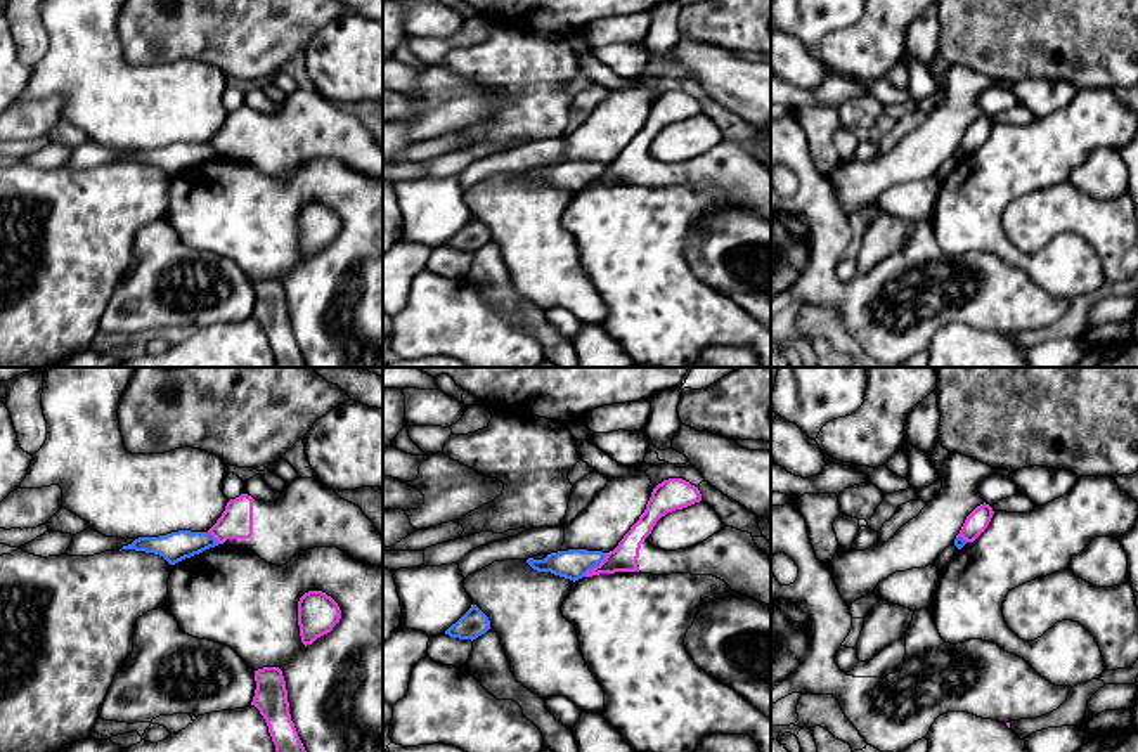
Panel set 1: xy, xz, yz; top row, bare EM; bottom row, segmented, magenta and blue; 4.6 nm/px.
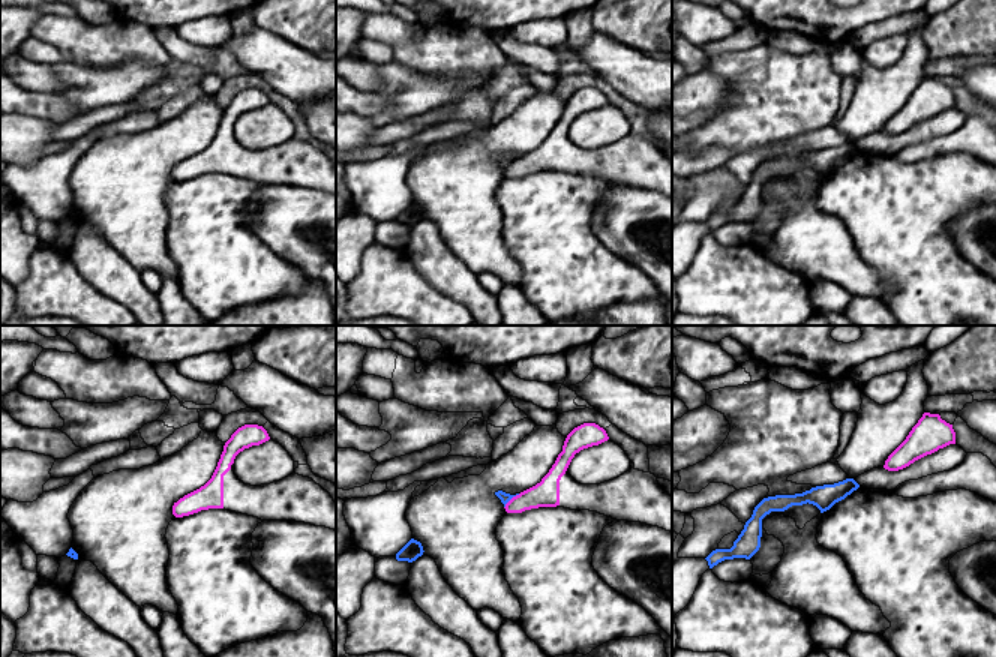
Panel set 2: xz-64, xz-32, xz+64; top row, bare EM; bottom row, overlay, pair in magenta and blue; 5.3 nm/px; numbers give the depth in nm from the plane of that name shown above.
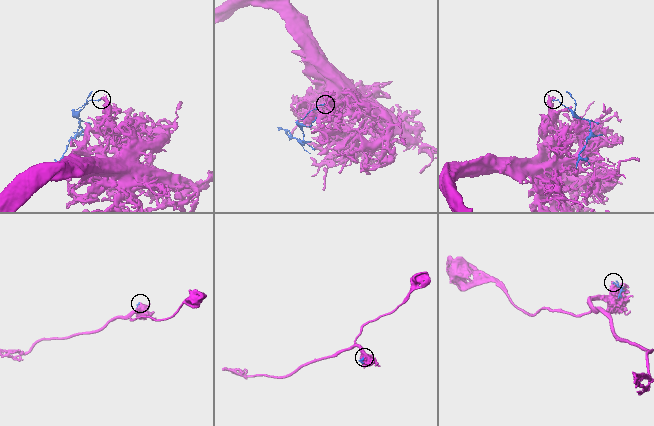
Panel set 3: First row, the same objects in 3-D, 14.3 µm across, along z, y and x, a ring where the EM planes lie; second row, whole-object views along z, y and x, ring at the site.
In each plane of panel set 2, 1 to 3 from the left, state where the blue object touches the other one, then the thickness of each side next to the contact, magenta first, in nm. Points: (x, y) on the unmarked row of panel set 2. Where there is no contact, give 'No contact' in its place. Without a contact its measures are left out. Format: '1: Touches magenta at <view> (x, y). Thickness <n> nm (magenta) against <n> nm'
1: No contact
2: Touches magenta at xz-32 (510, 164). Thickness 140 nm (magenta) against 50 nm
3: No contact

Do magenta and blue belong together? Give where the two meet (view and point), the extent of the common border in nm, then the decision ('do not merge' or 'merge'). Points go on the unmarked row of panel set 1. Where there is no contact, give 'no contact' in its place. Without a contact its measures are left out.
xz (596, 177) | 160 nm | do not merge

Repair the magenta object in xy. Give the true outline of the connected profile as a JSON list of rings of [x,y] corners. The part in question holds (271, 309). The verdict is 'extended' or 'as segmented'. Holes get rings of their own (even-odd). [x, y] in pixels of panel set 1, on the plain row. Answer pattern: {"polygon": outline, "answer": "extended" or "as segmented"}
{"polygon": [[[279,279],[255,282],[256,301],[251,317],[263,327],[277,367],[307,367],[289,326],[288,301]]], "answer": "as segmented"}

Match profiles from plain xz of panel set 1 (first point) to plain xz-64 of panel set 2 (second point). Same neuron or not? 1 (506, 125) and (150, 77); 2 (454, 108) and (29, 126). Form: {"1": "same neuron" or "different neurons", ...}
{"1": "different neurons", "2": "different neurons"}

